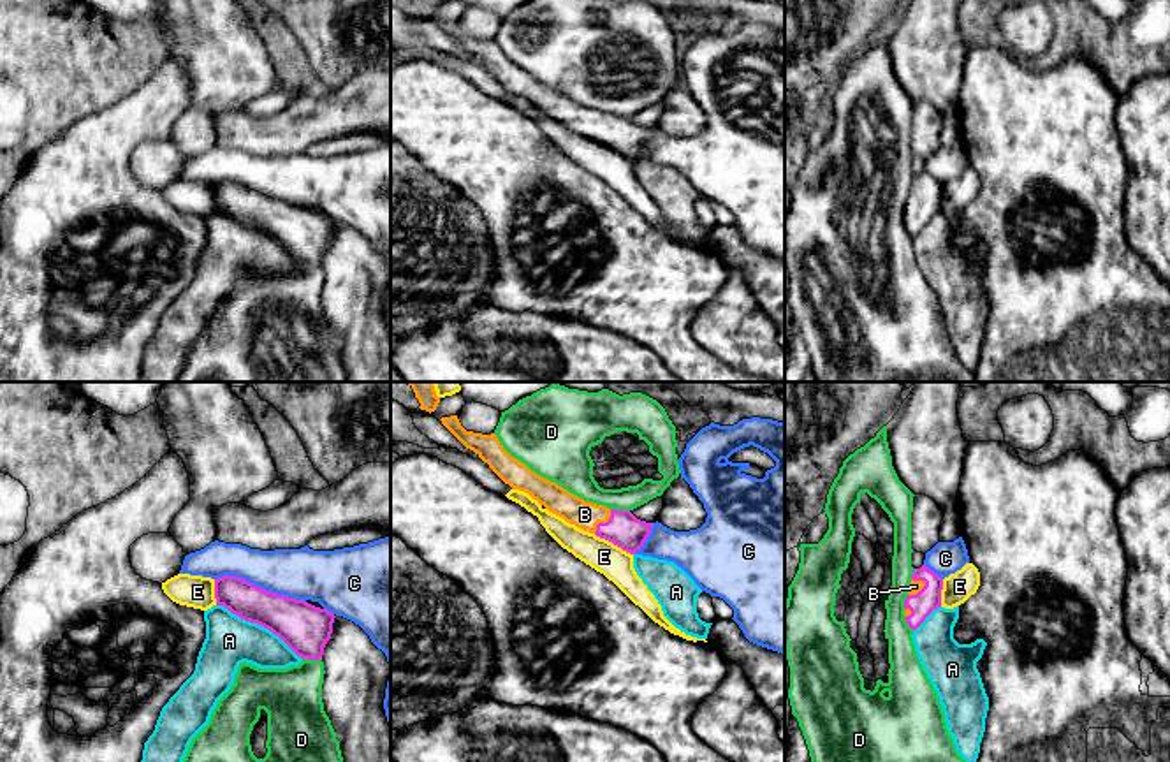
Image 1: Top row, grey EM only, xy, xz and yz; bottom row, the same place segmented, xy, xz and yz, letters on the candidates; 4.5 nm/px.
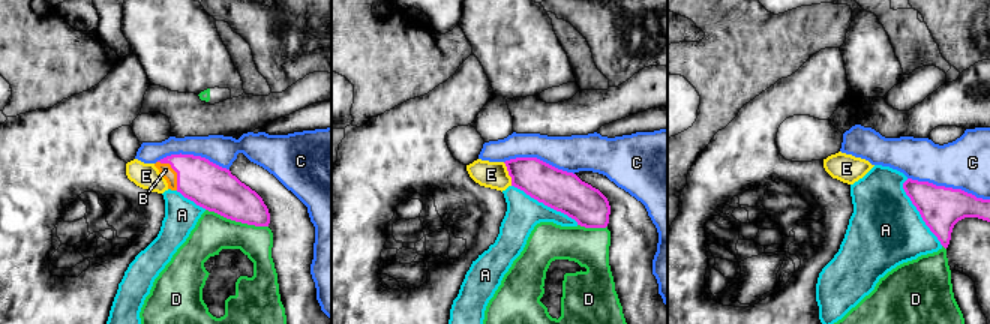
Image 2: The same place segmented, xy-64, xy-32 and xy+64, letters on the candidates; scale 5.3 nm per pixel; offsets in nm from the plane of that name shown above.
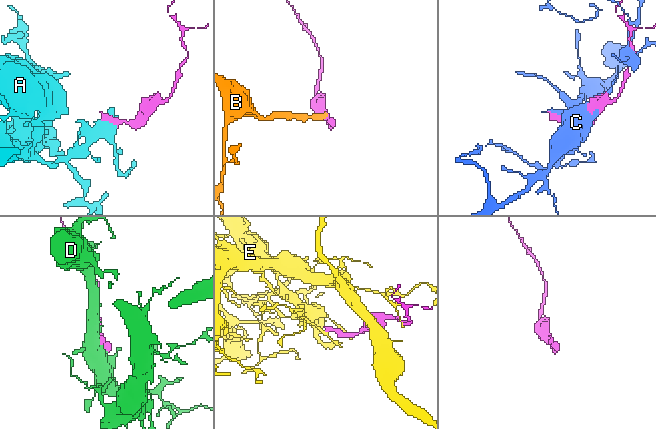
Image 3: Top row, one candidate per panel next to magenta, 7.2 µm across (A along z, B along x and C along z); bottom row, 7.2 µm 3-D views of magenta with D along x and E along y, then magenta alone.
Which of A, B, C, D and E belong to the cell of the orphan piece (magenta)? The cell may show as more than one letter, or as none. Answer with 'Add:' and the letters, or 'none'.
Add: B

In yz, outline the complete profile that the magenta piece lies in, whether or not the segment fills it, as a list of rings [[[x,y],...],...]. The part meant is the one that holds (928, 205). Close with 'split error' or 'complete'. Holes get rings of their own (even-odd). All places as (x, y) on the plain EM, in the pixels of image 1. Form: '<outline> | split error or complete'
[[[925,171],[913,176],[904,206],[904,225],[911,236],[917,236],[925,223],[941,213],[943,185]]] | split error

